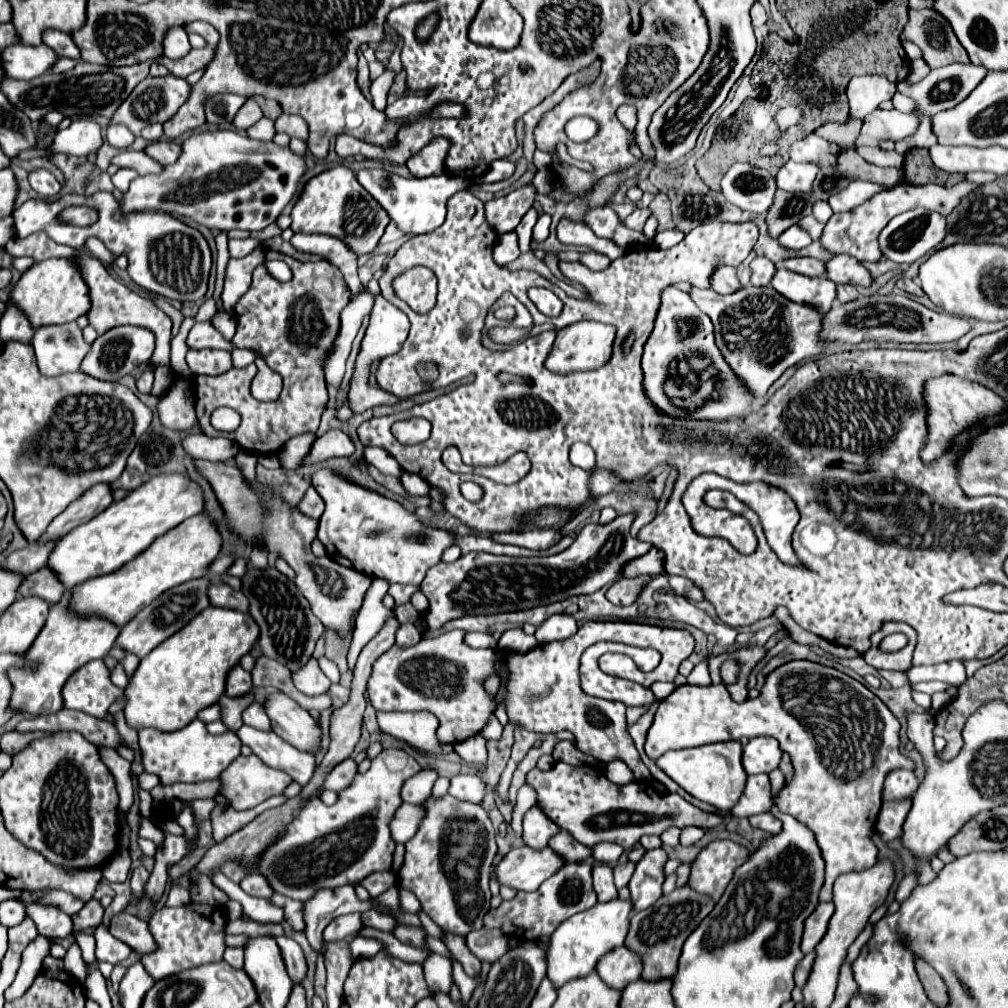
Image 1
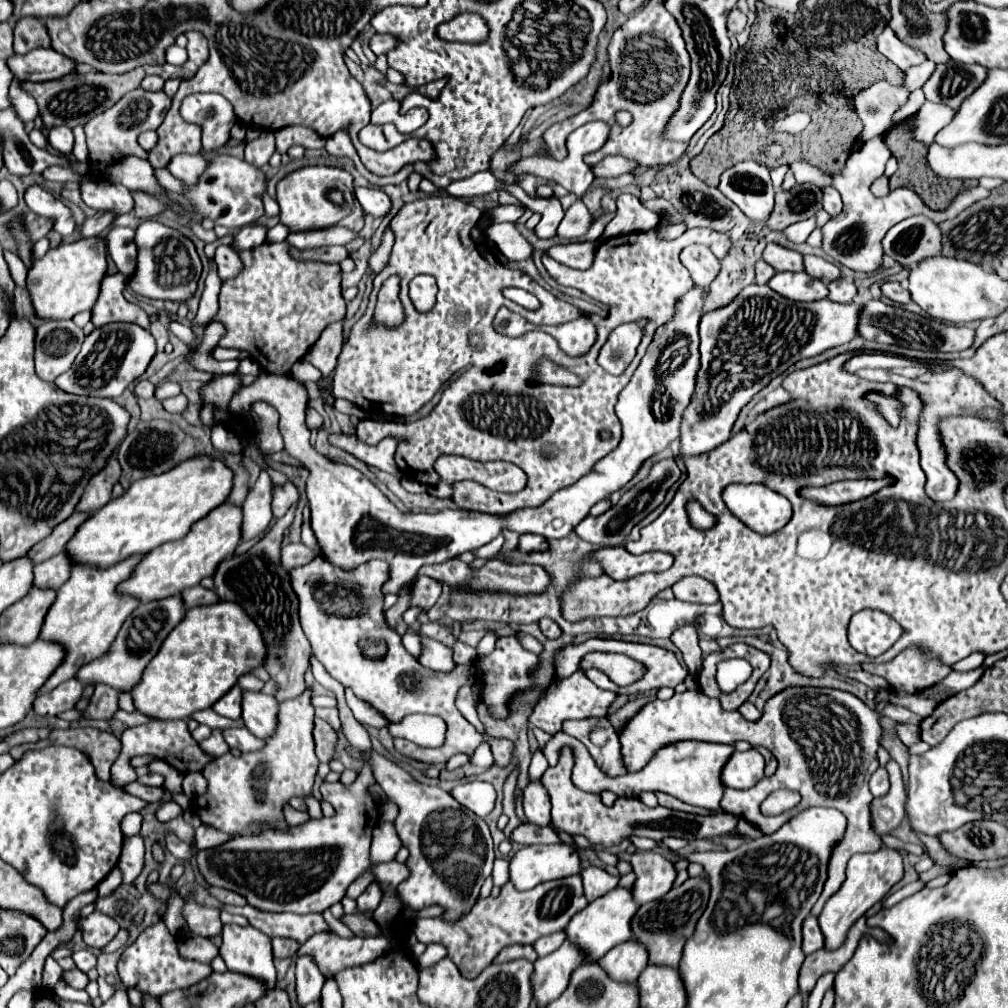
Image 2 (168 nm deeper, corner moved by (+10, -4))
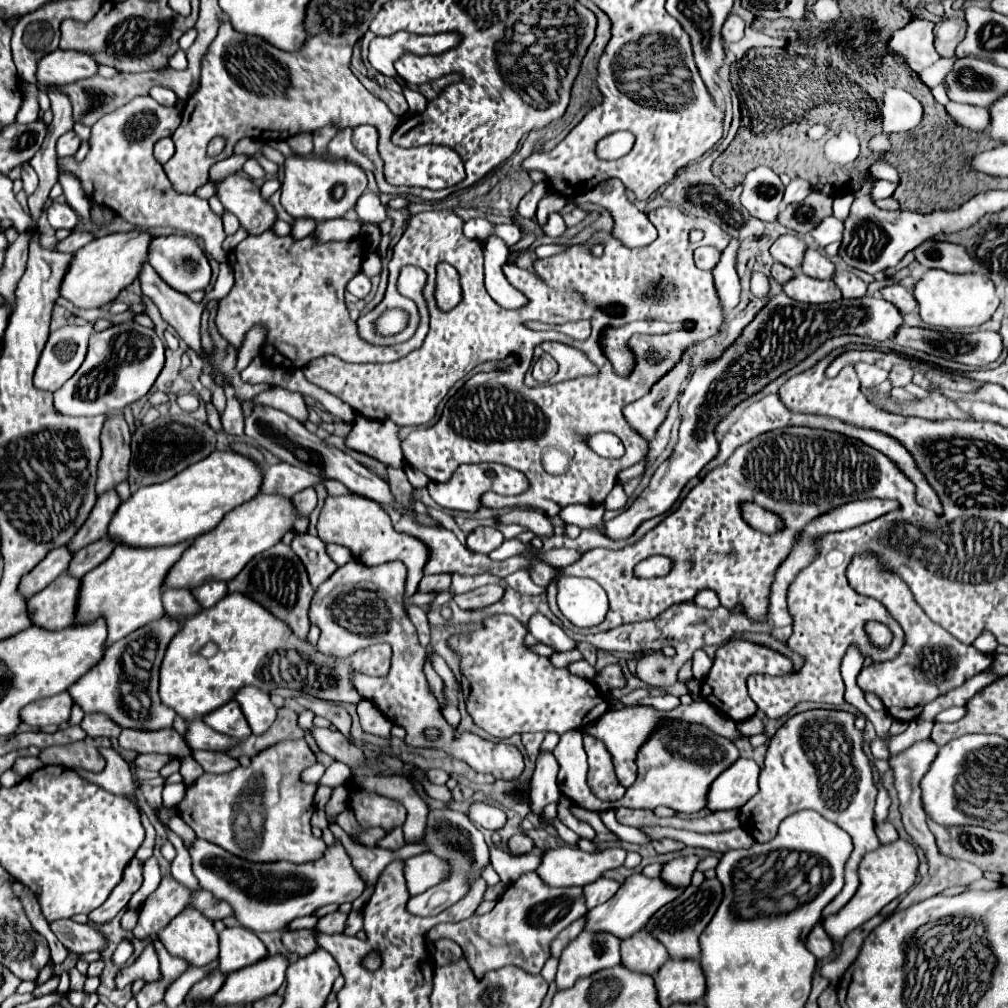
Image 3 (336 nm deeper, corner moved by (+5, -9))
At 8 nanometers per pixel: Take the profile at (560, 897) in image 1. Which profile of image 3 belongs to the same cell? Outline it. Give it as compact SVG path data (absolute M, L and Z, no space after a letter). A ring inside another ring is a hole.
M527 872L507 886L491 912L483 916L471 916L469 920L461 920L455 924L437 924L427 932L427 940L435 942L441 938L449 938L457 942L477 978L483 978L487 972L509 964L529 970L531 974L539 974L543 964L551 956L551 940L563 928L585 914L587 906L583 888L551 888L545 886L535 872Z

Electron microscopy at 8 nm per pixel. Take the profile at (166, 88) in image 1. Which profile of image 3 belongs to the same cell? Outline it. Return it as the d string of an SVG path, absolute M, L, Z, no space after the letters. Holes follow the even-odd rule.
M137 96L111 114L105 114L91 128L91 150L83 162L77 164L73 158L59 158L59 168L73 172L81 180L87 198L95 204L107 206L141 228L165 226L199 236L205 242L205 250L217 262L227 262L227 252L221 248L221 242L225 240L221 218L211 212L207 200L175 192L163 172L163 166L153 156L153 144L159 138L171 136L179 122L179 108L161 106L151 96Z

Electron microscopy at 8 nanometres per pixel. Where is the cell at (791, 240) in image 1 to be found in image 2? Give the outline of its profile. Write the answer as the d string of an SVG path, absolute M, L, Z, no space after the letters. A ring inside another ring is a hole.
M810 217L806 221L800 221L800 223L790 225L788 229L784 229L784 235L794 243L804 243L814 229L816 229L816 217Z

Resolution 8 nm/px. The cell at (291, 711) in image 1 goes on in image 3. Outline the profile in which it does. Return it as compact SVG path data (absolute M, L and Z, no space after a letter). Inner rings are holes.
M247 686L247 688L241 688L233 696L233 700L237 700L241 704L241 710L243 710L253 734L263 734L275 722L277 708L269 700L267 692Z

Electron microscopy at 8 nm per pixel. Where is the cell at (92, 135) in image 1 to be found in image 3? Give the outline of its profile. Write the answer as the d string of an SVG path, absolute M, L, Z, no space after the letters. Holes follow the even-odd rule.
M69 130L65 136L61 136L61 138L57 140L57 156L59 156L59 158L73 156L73 154L79 150L79 144L81 144L79 136L77 136L73 130Z

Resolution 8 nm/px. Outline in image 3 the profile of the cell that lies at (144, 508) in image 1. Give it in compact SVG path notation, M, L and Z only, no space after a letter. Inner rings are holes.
M215 450L203 462L185 468L177 478L143 486L127 502L121 502L109 524L107 538L123 546L171 546L189 542L213 530L229 510L257 496L261 480L261 470L249 458L237 452Z

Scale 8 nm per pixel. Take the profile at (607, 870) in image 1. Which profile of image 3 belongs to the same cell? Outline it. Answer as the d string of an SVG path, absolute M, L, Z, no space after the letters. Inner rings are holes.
M597 878L595 882L587 884L583 890L585 890L585 902L587 902L587 908L591 910L593 906L597 904L603 904L605 900L609 900L619 888L619 882L617 880L611 880L611 878Z

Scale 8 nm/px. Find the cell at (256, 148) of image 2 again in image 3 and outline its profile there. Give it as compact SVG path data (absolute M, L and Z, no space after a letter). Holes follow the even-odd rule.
M249 158L247 162L245 162L245 166L243 166L243 170L249 174L249 178L263 178L265 176L265 170L263 170L263 166L255 160L255 158Z

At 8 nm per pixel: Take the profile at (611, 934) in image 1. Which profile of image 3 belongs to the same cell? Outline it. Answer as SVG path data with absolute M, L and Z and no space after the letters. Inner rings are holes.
M633 874L621 884L621 888L607 902L603 902L587 912L585 930L607 932L607 934L613 934L613 936L625 940L625 938L637 934L647 924L647 920L659 910L659 906L665 906L667 902L677 898L681 892L683 890L671 888L661 878L645 878L643 874Z

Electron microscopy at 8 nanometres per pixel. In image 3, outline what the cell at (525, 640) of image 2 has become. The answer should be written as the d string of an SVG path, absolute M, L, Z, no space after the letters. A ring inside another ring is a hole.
M571 650L571 652L555 652L553 656L549 656L549 662L553 662L553 666L565 668L569 662L581 660L581 658L583 658L583 656L581 656L577 650Z

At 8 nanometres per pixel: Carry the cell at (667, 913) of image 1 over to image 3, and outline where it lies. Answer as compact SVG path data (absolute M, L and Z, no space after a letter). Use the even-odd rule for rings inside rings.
M717 878L705 880L701 886L689 886L673 902L661 906L655 912L653 918L649 918L645 930L653 938L657 938L659 942L663 942L663 946L667 948L667 952L669 952L671 958L697 960L701 956L701 950L699 950L699 934L705 930L705 926L713 918L719 902L721 902L721 898L723 898L723 888L721 888L721 882Z

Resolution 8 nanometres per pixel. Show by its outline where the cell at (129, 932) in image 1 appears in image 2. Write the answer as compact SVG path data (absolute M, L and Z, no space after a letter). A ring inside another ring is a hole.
M94 911L88 917L80 917L76 921L76 927L82 933L84 943L92 949L102 949L104 945L108 945L120 929L112 917L100 913L100 911Z

